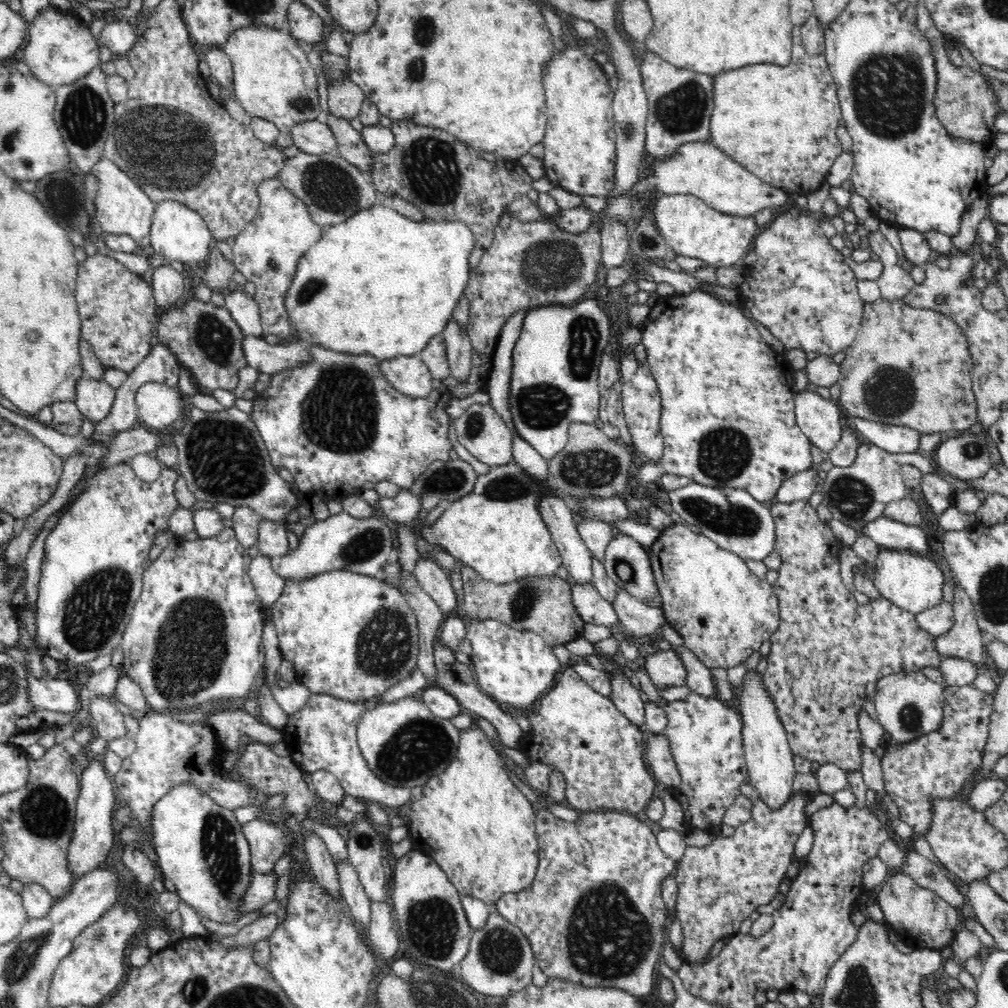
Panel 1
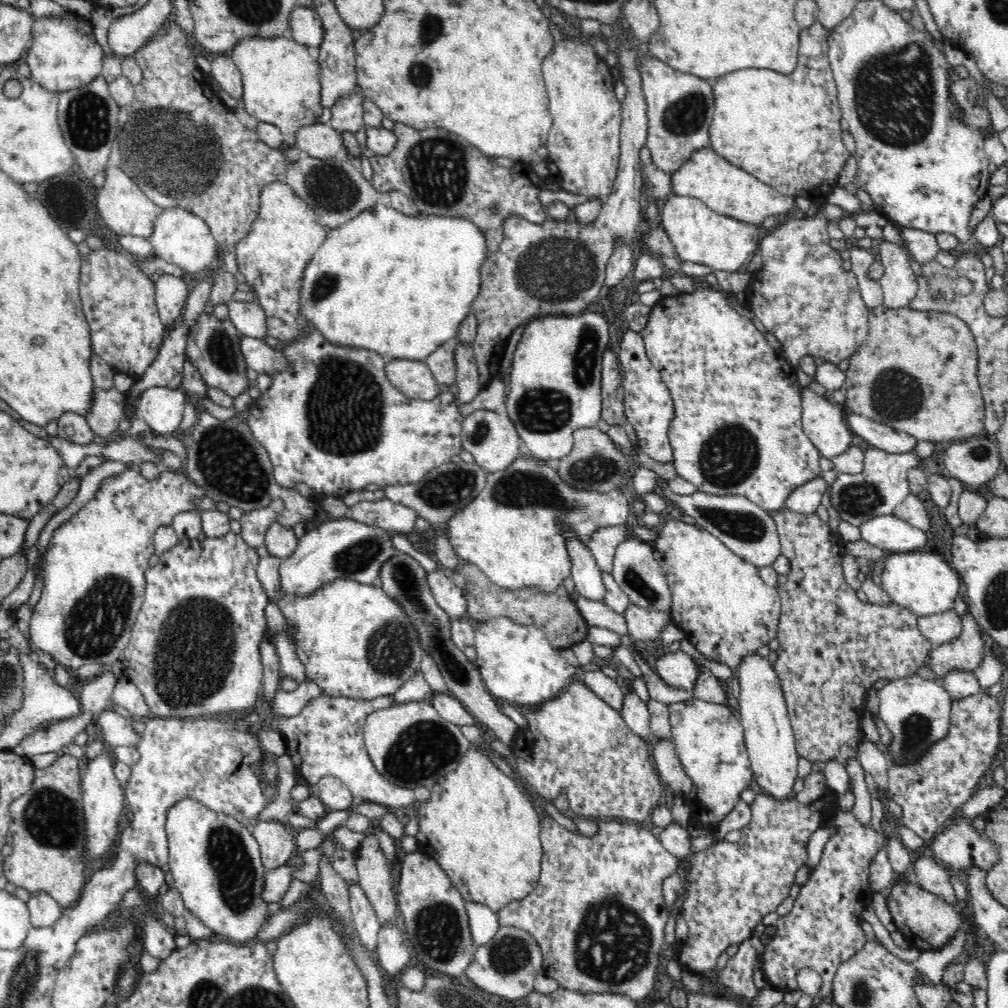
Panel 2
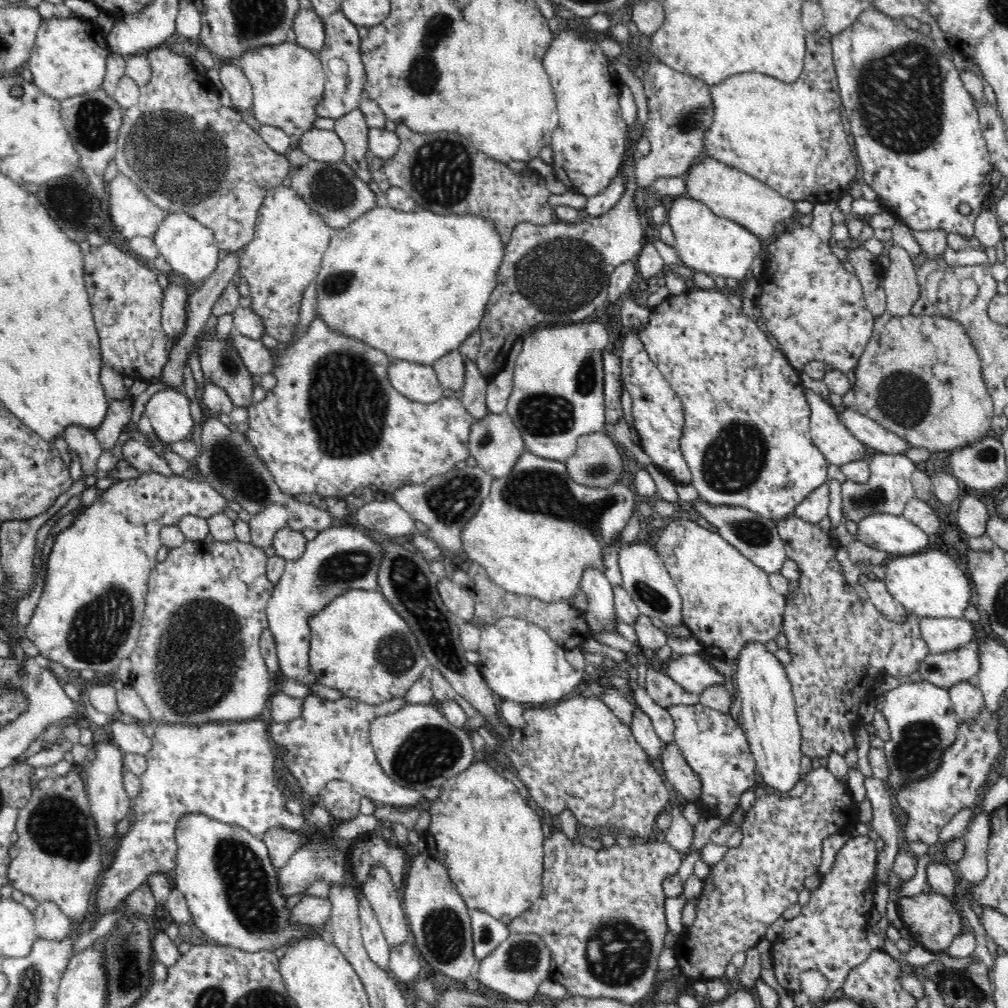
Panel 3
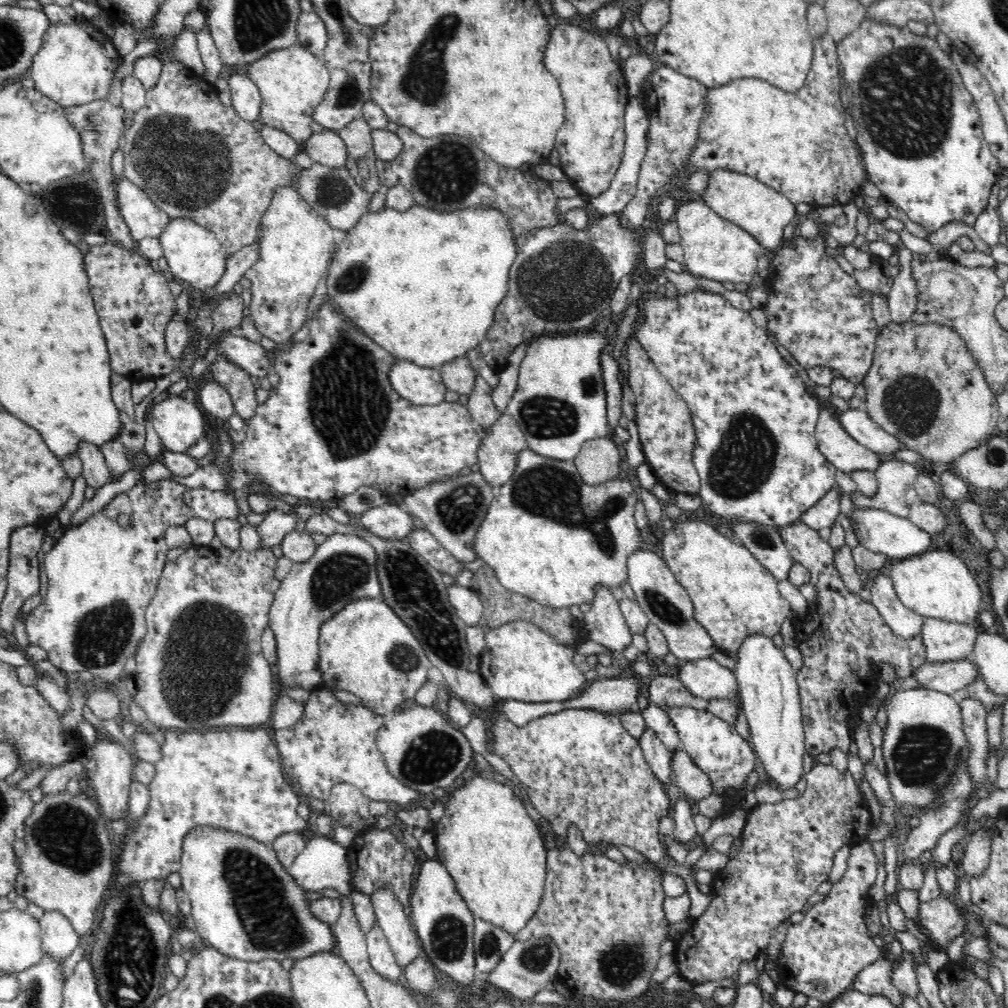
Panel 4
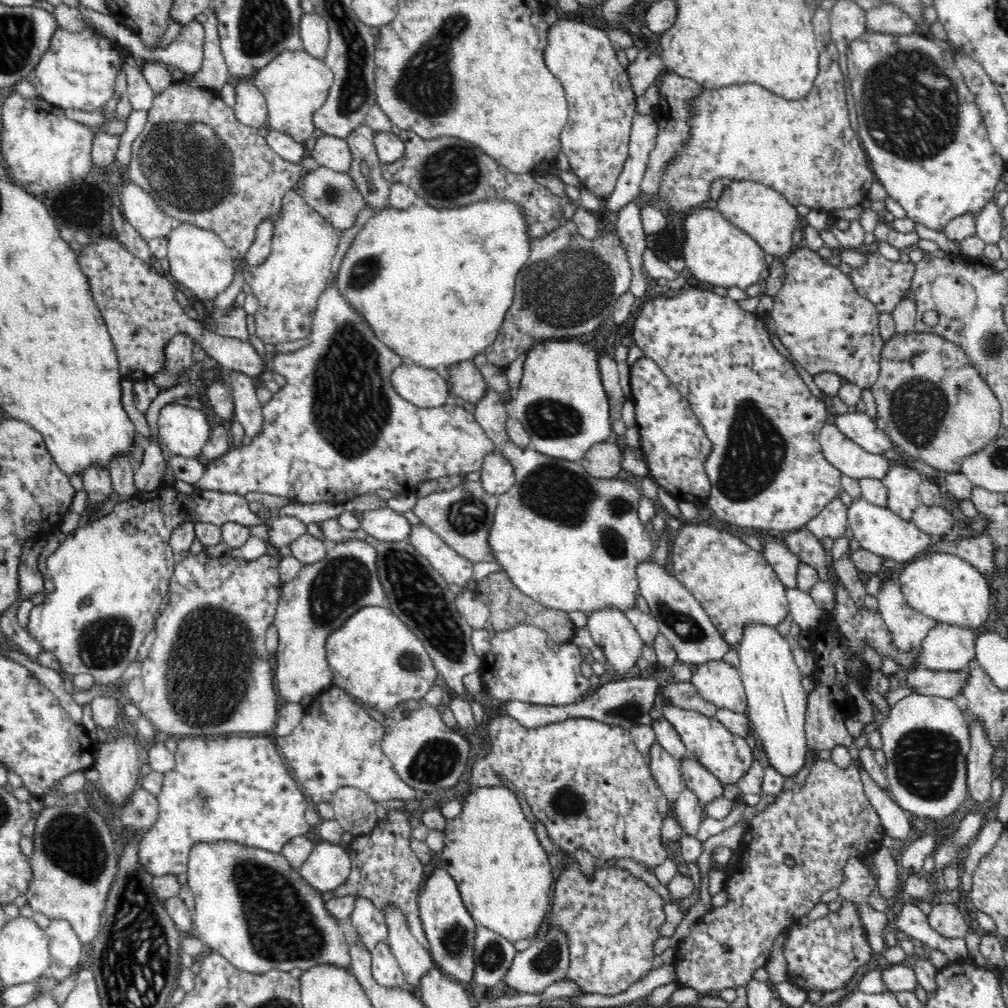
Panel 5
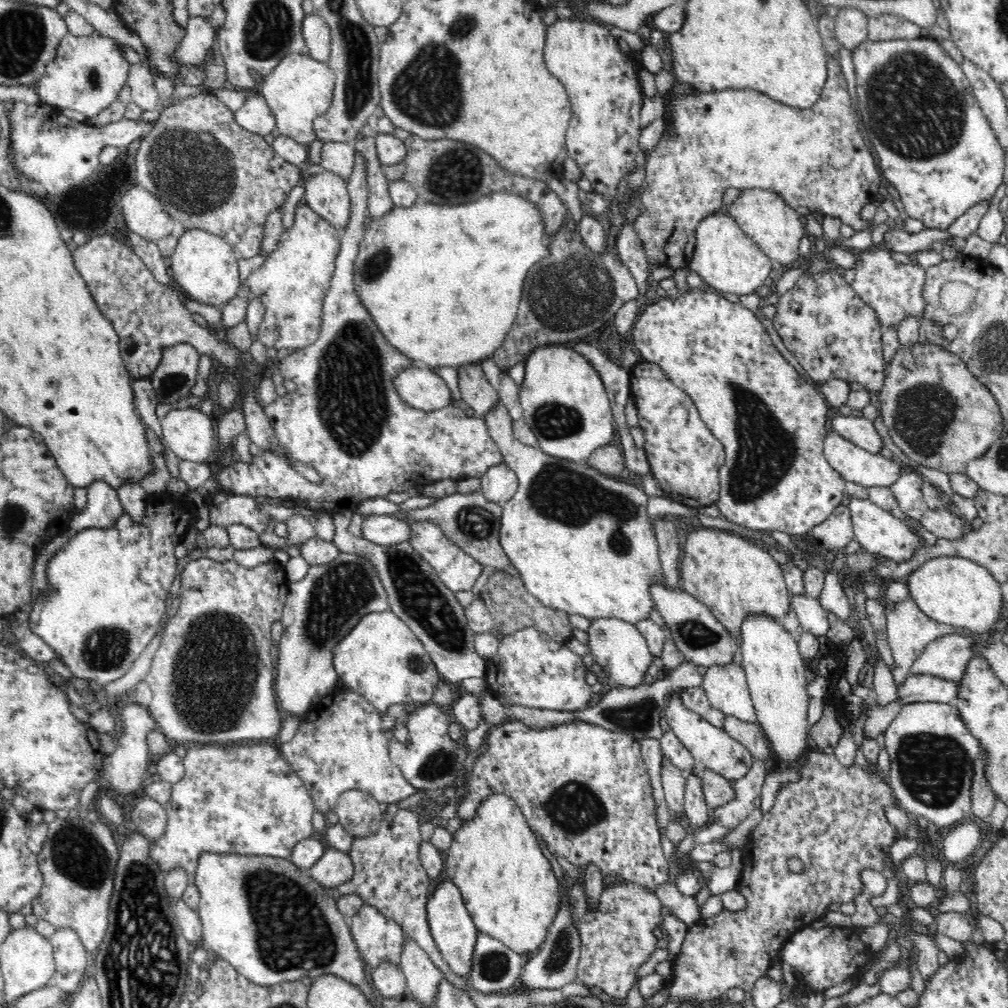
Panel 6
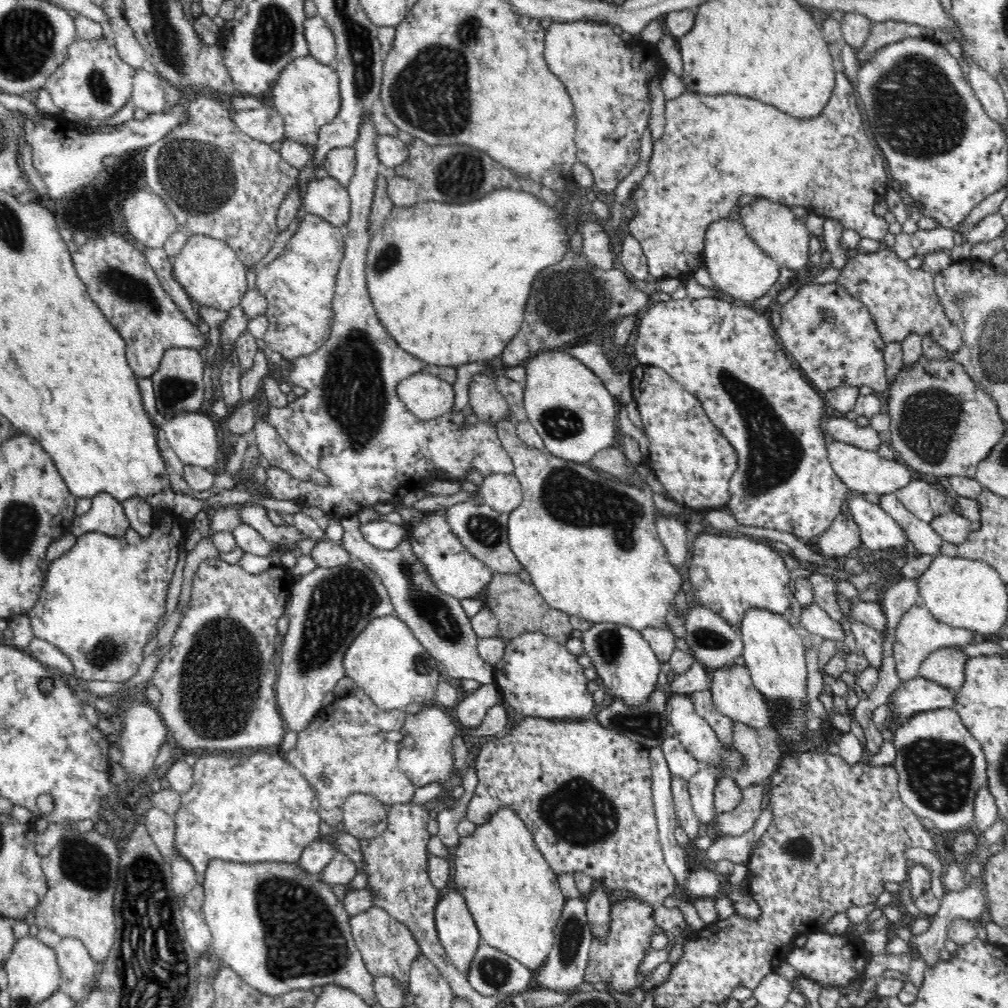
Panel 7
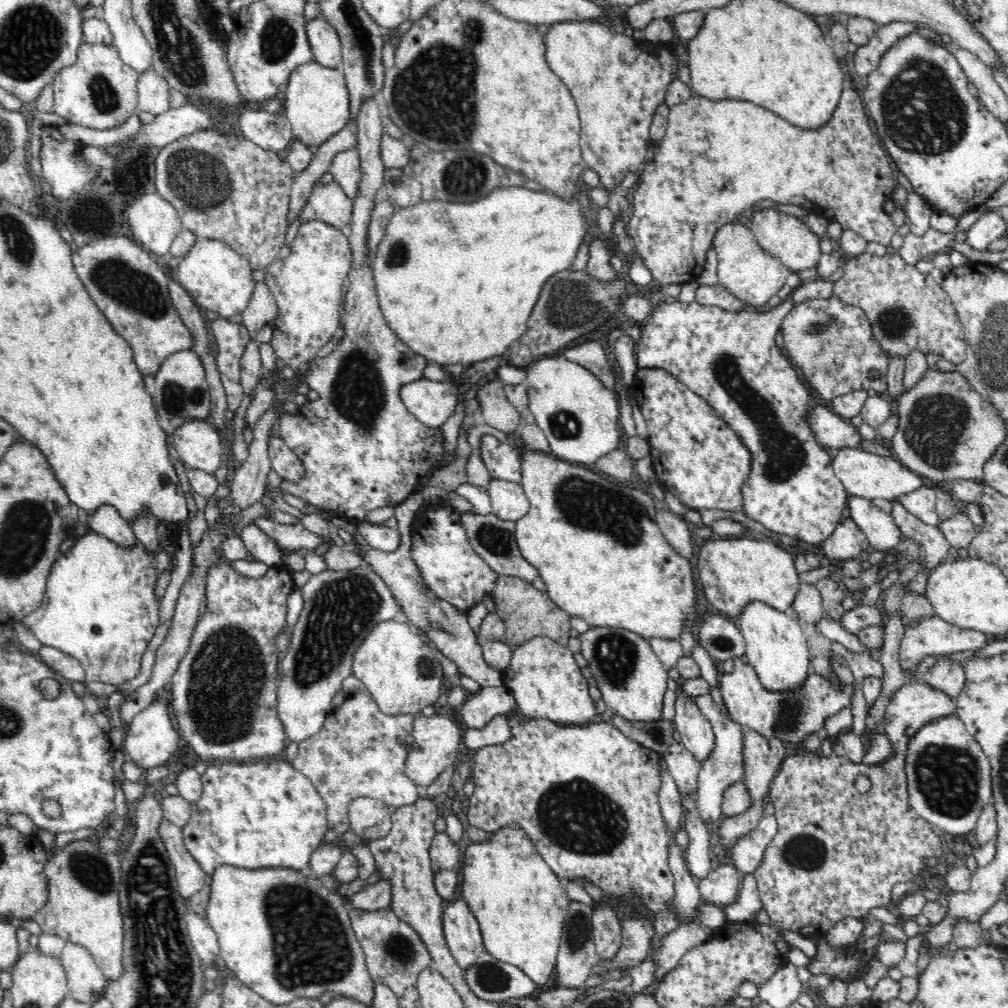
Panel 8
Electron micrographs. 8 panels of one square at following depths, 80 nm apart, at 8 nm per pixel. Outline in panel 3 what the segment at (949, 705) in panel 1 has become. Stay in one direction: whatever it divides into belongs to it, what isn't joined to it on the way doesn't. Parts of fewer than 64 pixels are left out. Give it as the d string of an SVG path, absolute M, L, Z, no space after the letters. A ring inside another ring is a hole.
M982 708L982 712L972 720L958 720L958 737L955 744L944 752L941 766L926 779L915 781L910 785L905 785L896 791L892 791L894 802L899 810L903 811L901 816L902 824L904 824L904 834L907 840L921 840L924 844L931 847L940 842L939 832L942 826L950 823L958 812L963 809L974 809L975 802L978 800L978 789L981 788L997 758L1000 748L1000 738L998 738L998 721L997 714L990 714L987 708Z

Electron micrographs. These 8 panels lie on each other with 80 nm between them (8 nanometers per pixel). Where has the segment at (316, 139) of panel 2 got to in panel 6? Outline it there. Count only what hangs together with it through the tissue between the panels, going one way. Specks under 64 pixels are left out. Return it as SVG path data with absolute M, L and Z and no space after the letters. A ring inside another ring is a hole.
M324 142L321 149L321 165L330 172L348 178L355 165L356 152L353 144Z

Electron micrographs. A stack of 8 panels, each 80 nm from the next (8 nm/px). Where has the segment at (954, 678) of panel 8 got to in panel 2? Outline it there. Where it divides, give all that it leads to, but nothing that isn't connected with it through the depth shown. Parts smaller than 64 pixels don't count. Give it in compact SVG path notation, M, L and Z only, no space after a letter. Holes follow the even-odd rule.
M946 610L940 614L917 617L920 632L934 646L952 642L956 636L962 634L962 619L953 610Z

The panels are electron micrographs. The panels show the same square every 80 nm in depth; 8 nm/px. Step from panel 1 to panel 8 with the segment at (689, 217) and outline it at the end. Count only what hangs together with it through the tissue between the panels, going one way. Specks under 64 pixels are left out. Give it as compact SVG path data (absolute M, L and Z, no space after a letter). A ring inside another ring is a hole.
M729 221L714 232L712 245L718 254L719 285L752 307L764 309L773 296L786 284L791 271L768 254L747 225Z

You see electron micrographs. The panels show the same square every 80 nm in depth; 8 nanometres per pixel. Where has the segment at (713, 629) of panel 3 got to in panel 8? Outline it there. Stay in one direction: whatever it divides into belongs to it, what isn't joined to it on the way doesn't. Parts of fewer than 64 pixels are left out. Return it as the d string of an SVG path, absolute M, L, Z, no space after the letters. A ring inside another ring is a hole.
M748 536L714 537L705 541L696 562L698 584L716 610L738 616L753 600L760 600L780 612L793 606L802 581L796 571L795 554L788 547L767 538Z

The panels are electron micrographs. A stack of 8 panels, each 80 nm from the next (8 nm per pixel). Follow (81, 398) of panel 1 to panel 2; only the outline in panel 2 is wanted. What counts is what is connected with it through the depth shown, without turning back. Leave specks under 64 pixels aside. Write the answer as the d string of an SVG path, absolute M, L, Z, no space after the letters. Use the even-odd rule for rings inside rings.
M116 389L98 390L93 393L93 406L86 414L87 423L102 438L116 432L118 424L124 419L125 394Z

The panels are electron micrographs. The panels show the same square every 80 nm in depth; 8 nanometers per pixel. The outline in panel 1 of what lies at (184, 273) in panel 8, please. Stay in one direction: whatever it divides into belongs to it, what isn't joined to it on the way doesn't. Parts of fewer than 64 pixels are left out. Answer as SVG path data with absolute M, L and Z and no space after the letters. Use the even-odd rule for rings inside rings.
M162 200L156 203L150 226L152 248L167 262L178 261L182 265L205 267L209 260L210 246L215 242L205 220L191 208L176 200Z

